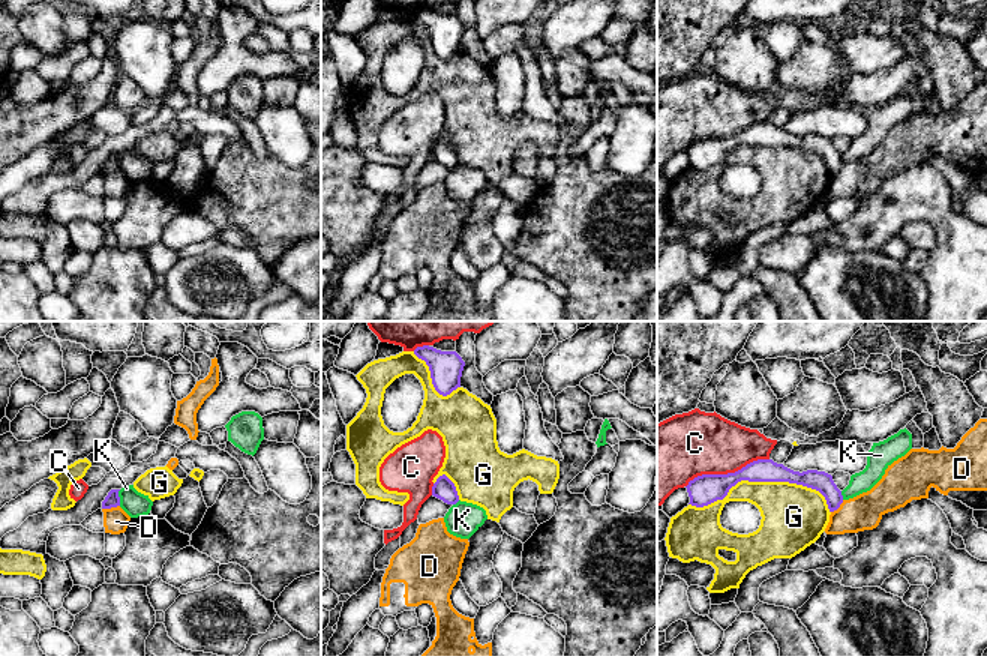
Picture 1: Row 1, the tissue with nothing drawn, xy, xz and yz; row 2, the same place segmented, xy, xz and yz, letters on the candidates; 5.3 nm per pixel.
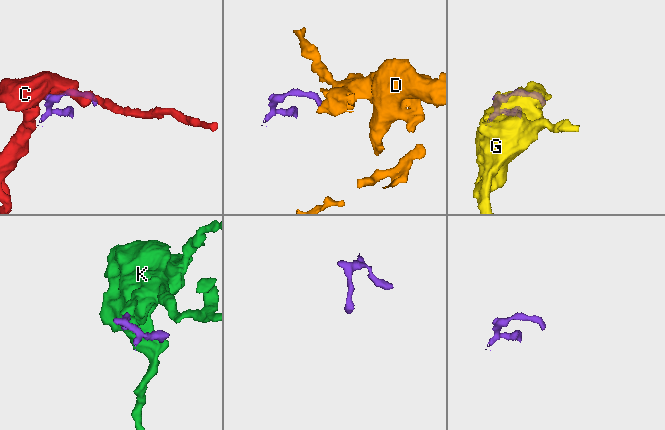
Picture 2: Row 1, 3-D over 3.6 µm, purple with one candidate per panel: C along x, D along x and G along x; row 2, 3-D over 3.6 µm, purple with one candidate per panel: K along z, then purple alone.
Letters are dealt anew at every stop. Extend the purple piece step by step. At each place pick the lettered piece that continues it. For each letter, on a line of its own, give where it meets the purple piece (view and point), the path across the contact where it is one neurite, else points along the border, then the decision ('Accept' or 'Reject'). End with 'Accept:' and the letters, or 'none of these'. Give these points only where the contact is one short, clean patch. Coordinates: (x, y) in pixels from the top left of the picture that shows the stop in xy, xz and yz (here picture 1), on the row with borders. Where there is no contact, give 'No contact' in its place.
C: Touches purple at yz (728, 473). Reject
D: Touches purple at xy (110, 508). Boundary: xy (119, 505), (102, 509). Reject
G: Touches purple at yz (764, 481). Reject
K: Touches purple at xy (119, 497). Boundary: xy (120, 490), (119, 505). Reject
Accept: none of these

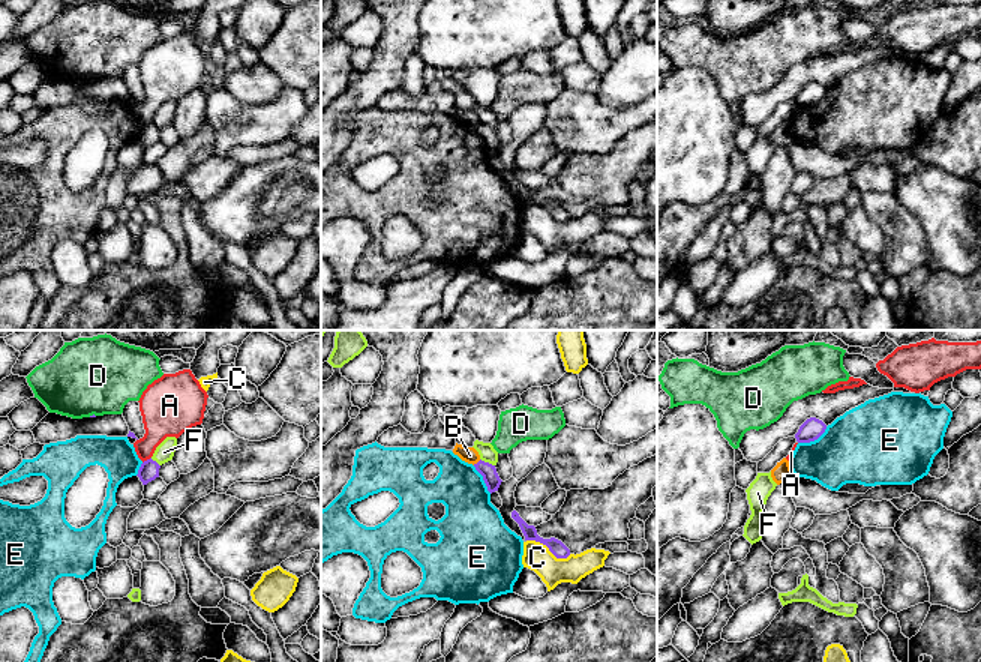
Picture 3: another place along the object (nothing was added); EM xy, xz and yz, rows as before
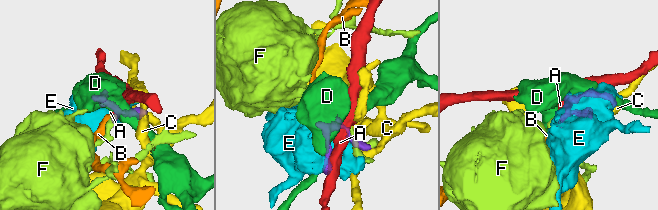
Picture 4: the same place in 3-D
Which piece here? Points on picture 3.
A: Touches purple at xy (147, 460). Boundary: xy (150, 457), (143, 463). Reject
B: Touches purple at xz (477, 463). Boundary: xz (480, 460), (473, 464). Reject
C: Touches purple at xz (549, 550). Boundary: xz (527, 539), (542, 542), (557, 557), (567, 557), (570, 554). Reject
D: Touches purple at xy (93, 415). Reject
E: Touches purple at yz (813, 440). Reject
F: Touches purple at xz (488, 463). Boundary: xz (480, 458), (494, 466). Reject
Accept: none of these

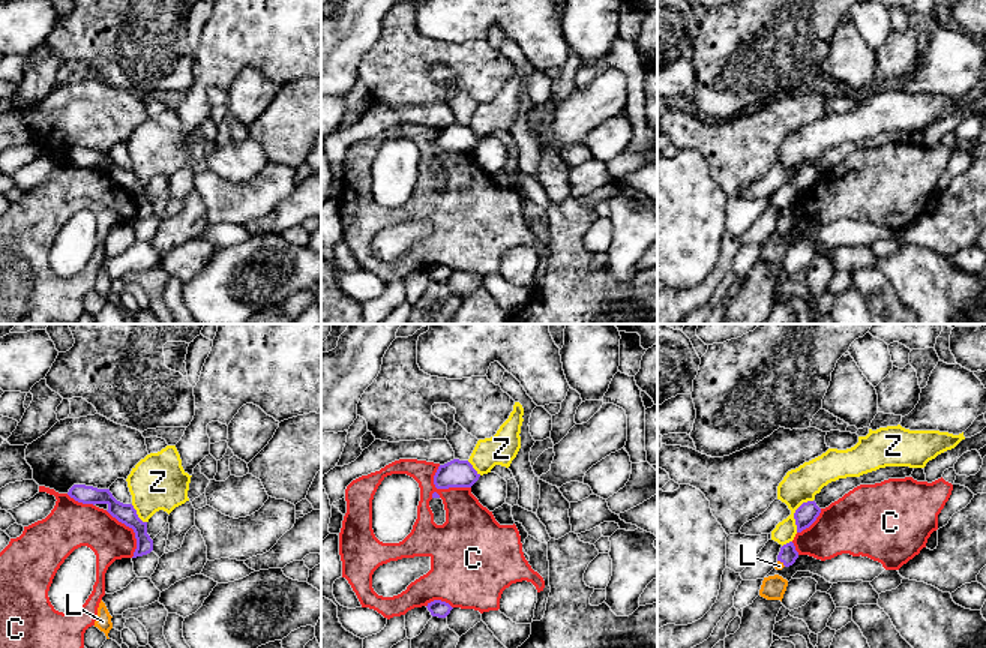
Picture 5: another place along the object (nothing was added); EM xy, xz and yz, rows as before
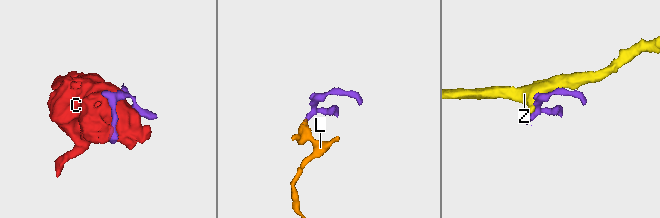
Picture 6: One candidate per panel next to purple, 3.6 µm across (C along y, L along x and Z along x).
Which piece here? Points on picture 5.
C: Touches purple at xz (449, 486). Reject
L: Touches purple at yz (782, 561). Path across: yz (788, 554), (782, 561), (779, 566). Accept
Z: Touches purple at yz (794, 513). Boundary: yz (812, 500), (805, 501), (796, 510), (796, 531). Reject
Accept: L

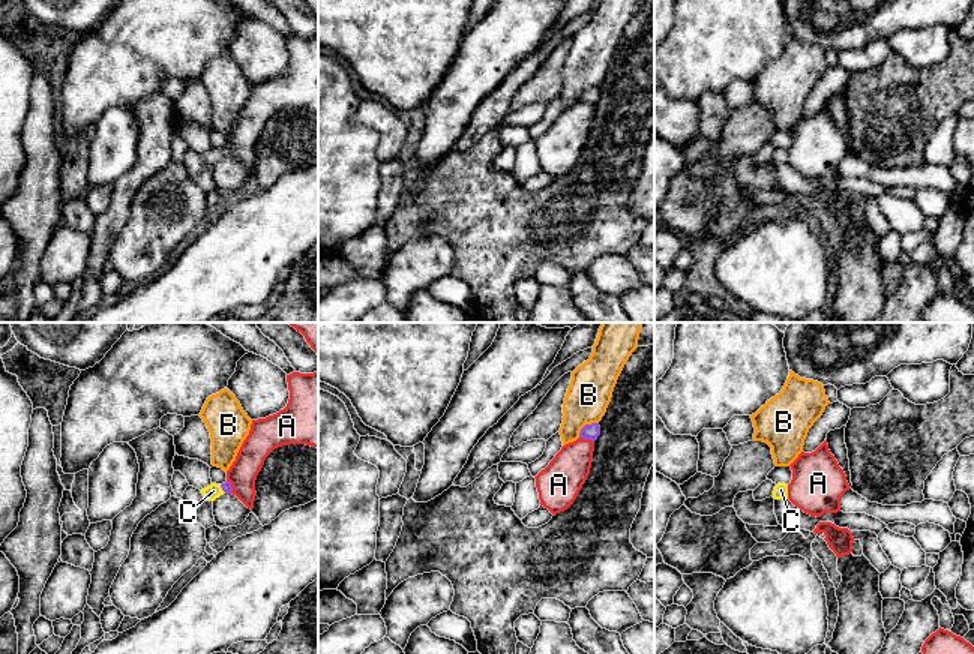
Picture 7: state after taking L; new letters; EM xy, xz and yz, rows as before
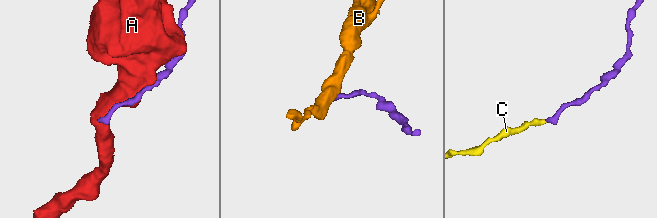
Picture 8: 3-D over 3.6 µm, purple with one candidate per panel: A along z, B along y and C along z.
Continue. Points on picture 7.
A: Touches purple at xz (587, 438). Reject
B: Touches purple at xz (586, 425). Boundary: xz (598, 422), (587, 423), (578, 437). Reject
C: Touches purple at xy (222, 489). Path across: xy (227, 488), (222, 489), (213, 491). Accept
Accept: C

